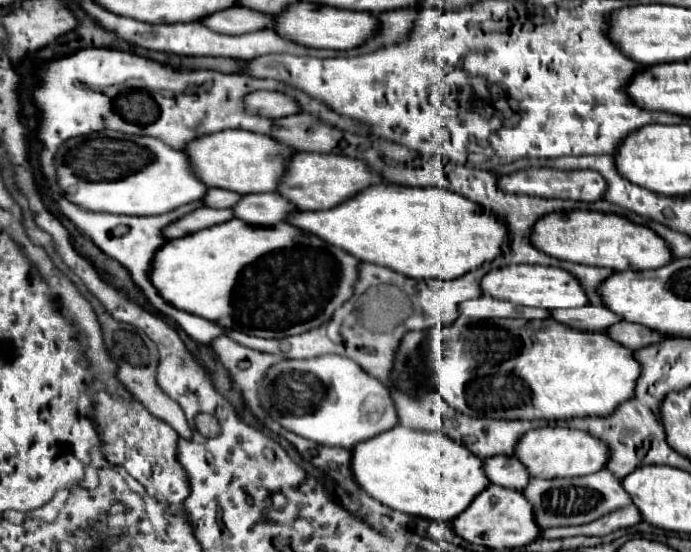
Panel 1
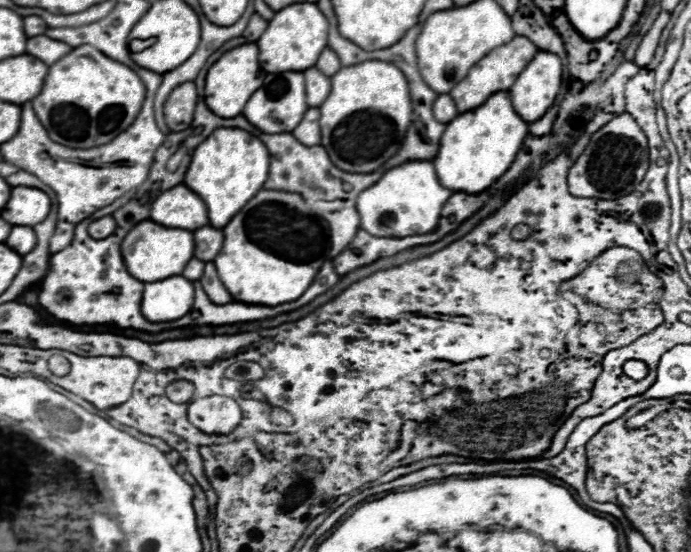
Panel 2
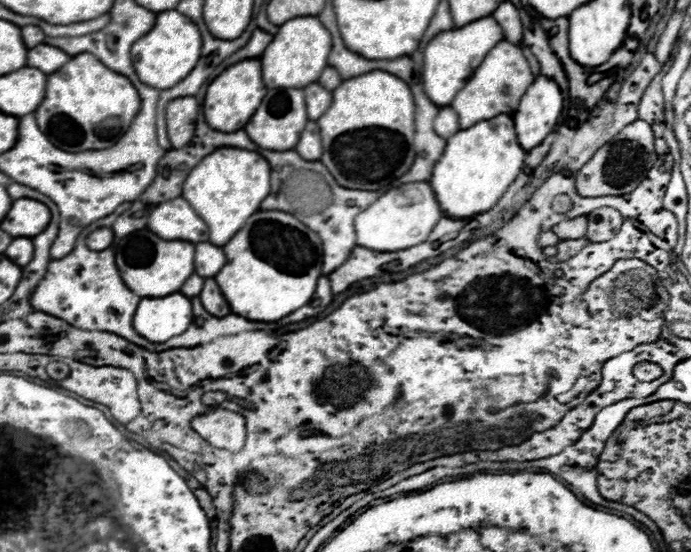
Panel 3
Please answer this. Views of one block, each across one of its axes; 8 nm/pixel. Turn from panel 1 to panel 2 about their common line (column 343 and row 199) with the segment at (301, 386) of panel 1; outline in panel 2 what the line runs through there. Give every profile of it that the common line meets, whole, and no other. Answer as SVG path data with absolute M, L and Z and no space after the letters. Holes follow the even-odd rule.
M414 160L394 166L384 172L384 176L370 188L362 190L356 198L356 208L360 212L360 228L372 236L404 238L412 234L426 234L436 228L440 220L440 210L450 198L452 190L444 188L436 176L434 162Z

